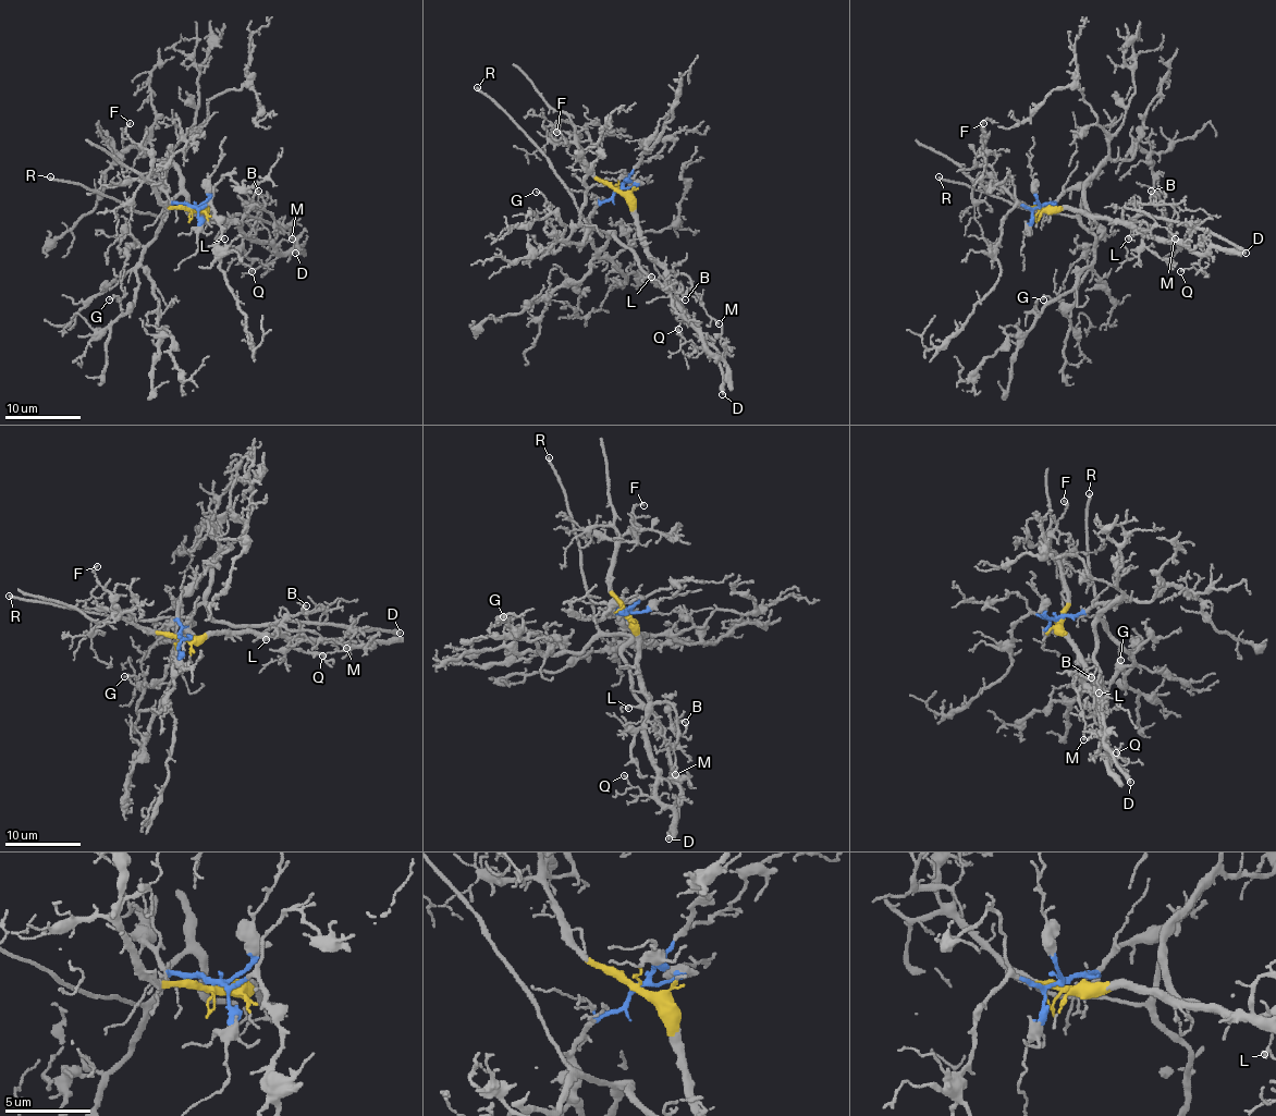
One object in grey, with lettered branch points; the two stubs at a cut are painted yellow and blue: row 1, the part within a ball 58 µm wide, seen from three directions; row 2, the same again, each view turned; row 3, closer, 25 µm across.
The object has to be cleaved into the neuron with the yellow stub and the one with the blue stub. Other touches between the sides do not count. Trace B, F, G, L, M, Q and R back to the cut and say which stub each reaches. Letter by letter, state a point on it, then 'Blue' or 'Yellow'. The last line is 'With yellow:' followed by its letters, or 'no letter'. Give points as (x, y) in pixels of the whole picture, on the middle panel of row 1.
B: Place: (685, 299). Yellow
F: Place: (556, 132). Yellow
G: Place: (536, 192). Blue
L: Place: (651, 277). Blue
M: Place: (719, 323). Yellow
Q: Place: (678, 329). Yellow
R: Place: (477, 87). Blue
With yellow: B, F, M, Q

